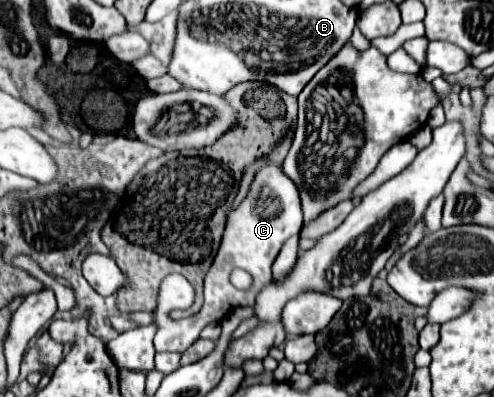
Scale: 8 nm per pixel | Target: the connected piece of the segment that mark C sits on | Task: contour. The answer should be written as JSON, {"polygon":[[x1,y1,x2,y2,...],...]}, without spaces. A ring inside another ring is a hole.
{"polygon":[[261,166,257,170,257,176,255,176,249,196,233,212,229,212,227,228,225,228,225,234,221,240,221,250,217,252,217,258,213,260,213,266,209,268,209,274,205,276,203,308,197,314,183,318,183,320,171,320,169,312,157,310,159,330,155,336,155,344,159,342,161,350,185,352,199,338,199,332,207,324,221,322,225,318,225,314,233,308,253,306,257,294,271,282,271,266,273,266,279,250,291,236,299,234,301,224,303,224,301,202,299,202,299,194,297,194,297,188,293,186,293,182,289,182,289,178,285,178,285,174,281,174,281,168],[233,268,243,268,243,270,251,272,251,276,253,276,251,290,241,292,229,282,229,274]]}

